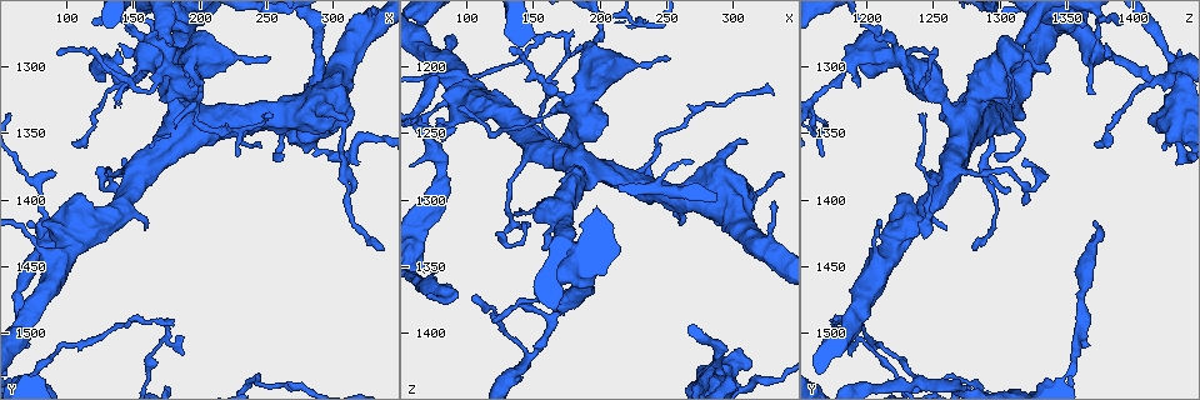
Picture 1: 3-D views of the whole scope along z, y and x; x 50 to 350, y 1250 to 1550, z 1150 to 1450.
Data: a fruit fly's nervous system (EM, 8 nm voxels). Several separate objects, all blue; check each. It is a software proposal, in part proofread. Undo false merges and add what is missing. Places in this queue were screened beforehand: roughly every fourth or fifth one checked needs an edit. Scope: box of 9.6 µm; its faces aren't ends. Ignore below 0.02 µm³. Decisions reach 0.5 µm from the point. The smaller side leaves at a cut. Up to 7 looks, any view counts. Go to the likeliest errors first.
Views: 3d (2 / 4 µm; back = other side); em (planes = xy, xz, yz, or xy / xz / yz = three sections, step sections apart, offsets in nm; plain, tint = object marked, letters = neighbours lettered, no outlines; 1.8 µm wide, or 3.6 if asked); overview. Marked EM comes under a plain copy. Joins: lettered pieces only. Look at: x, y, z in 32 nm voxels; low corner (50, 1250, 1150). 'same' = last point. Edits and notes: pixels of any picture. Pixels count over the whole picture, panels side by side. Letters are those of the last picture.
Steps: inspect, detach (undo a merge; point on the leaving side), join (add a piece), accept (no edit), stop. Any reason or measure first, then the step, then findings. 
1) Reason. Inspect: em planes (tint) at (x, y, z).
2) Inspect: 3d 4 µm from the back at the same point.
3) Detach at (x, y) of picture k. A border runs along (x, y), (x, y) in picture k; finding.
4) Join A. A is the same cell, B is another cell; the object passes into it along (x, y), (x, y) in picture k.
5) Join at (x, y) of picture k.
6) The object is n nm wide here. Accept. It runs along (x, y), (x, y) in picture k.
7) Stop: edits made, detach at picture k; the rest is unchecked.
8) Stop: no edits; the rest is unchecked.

Thick turns thin. Inspect: em 3.6 µm planes (tint) at (186, 1296, 1230).

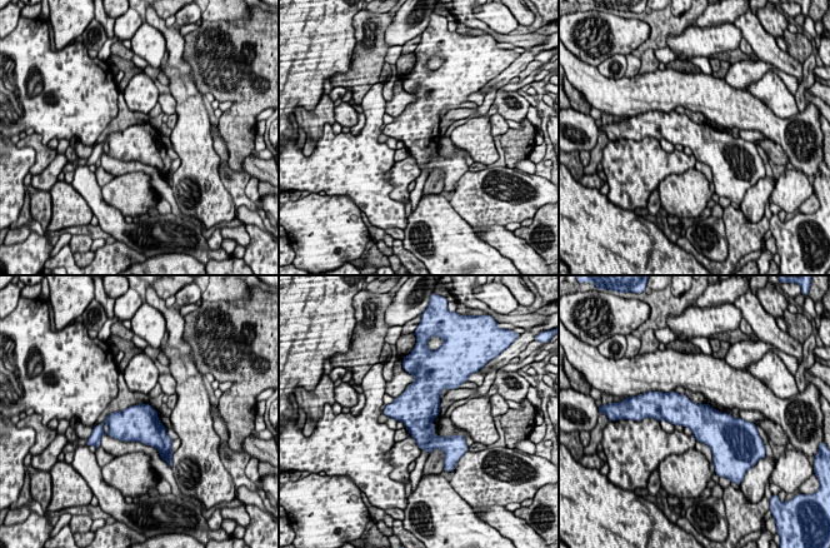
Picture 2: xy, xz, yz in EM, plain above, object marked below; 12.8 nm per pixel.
Inspect: em 3.6 µm planes (letters) at the same point.

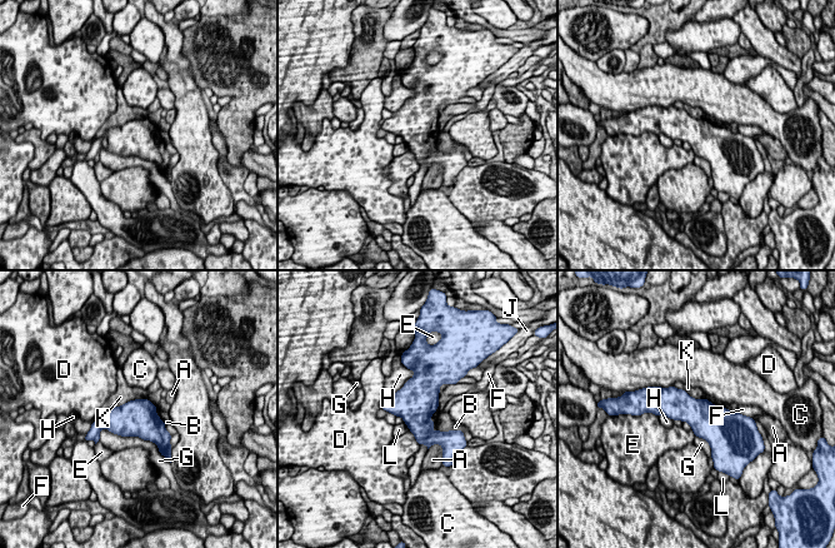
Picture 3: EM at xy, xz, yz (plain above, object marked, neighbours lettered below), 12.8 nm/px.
Accept. A, B, C, D, E, F, G, H, J, K and L are other cells; a border runs along (144, 398), (113, 405), (96, 419) in picture 3; all the same cell.

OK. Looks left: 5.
Abrupt turn. Inspect: em planes (tint) at (176, 1490, 1180).

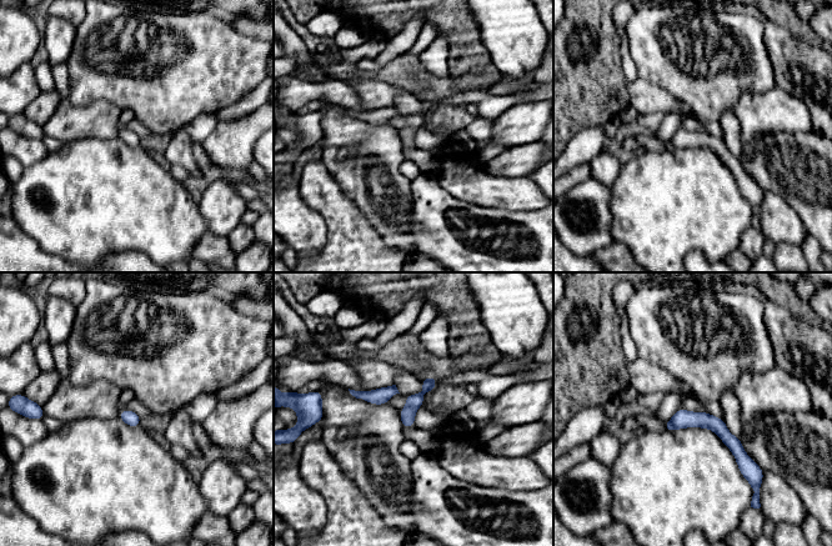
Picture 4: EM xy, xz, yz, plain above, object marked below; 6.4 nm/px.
Inspect: em planes (letters) at the same point.

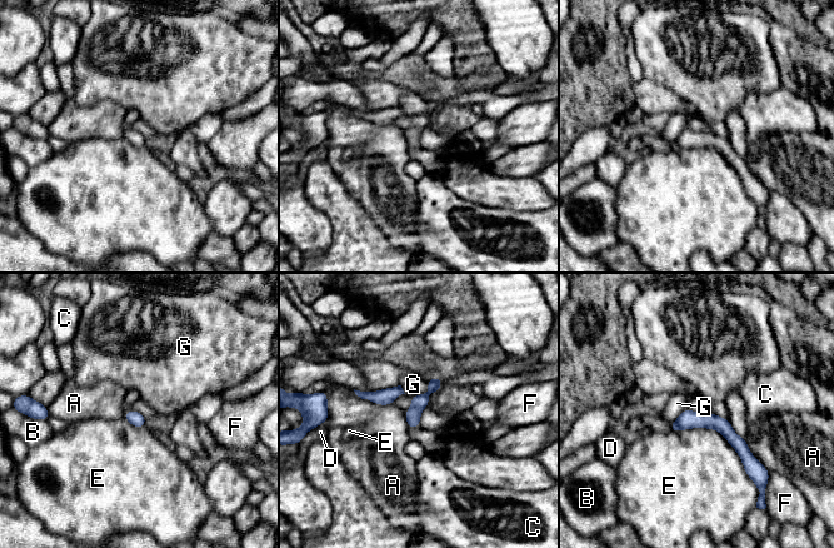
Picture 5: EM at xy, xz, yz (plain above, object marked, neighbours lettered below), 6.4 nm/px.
Detach at (688, 419) of picture 5. A, B, C, D, E, F and G are other cells; a border runs along (675, 421), (682, 428) in picture 5; two cells meet here.

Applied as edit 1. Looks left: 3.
Redraw. Inspect: overview.

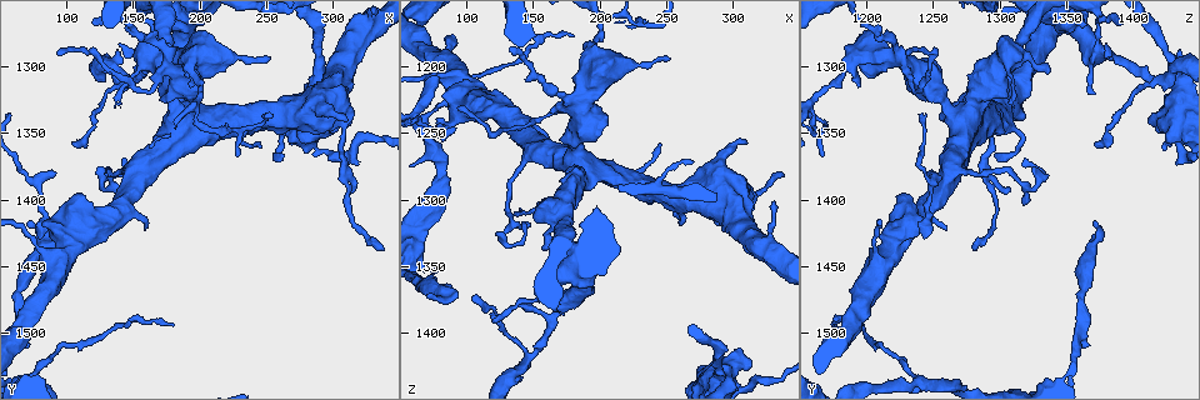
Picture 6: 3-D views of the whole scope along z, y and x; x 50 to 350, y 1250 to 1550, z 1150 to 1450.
Arms part here. Inspect: em yz step 4 (tint) at (182, 1284, 1368).

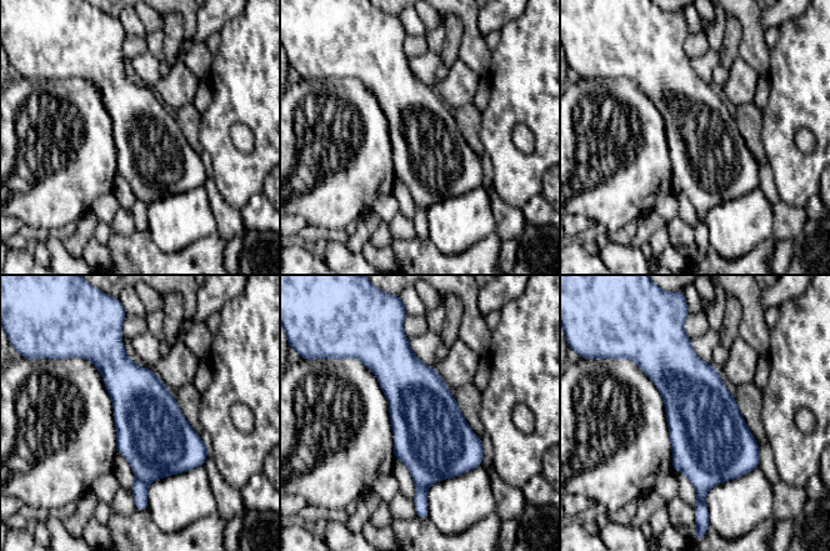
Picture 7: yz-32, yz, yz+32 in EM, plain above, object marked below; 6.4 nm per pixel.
Inspect: em planes (letters) at the same point.

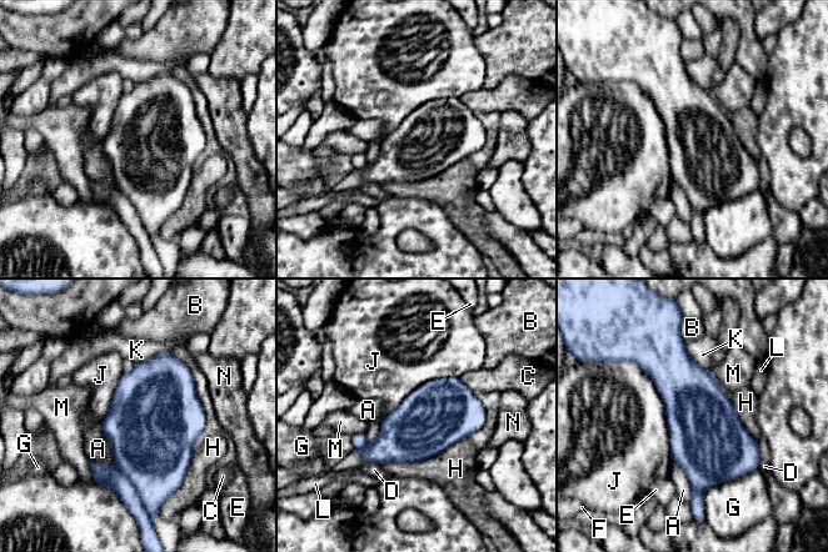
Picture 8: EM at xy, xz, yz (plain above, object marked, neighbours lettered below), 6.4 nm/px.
The longest contact is with J, 700 nm. Detach at (153, 453) of picture 8. A, B, C, D, E, F, G, H, J, K, L, M and N are other cells; a border runs along (119, 470), (133, 485), (144, 505) in picture 8; two cells meet here.

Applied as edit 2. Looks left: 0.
Stop: edits made, detach at picture 5, detach at picture 8; the rest is unchecked.

